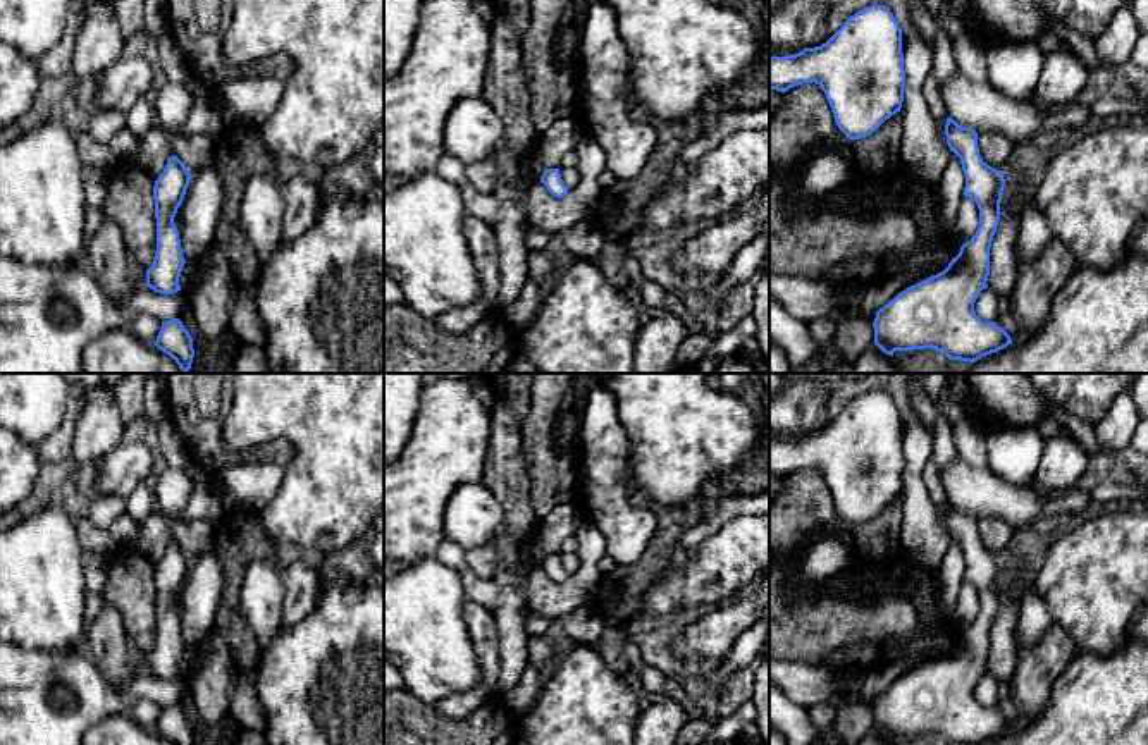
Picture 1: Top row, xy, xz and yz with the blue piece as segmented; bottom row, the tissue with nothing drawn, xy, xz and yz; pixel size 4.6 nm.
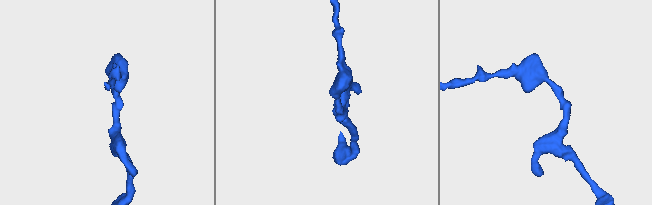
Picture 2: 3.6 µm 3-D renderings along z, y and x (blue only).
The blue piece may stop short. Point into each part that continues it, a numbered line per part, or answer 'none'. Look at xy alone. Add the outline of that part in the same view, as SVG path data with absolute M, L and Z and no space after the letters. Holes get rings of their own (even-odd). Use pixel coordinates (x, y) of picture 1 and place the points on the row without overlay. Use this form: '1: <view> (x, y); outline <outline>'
none

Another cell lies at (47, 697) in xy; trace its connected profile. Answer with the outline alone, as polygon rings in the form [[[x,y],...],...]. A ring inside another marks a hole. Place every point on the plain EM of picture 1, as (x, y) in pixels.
[[[0,638],[0,745],[83,745],[84,733],[91,726],[114,714],[129,714],[139,699],[151,699],[160,707],[167,707],[191,693],[189,678],[160,680],[148,671],[133,673],[129,685],[117,688],[84,650],[29,650]]]

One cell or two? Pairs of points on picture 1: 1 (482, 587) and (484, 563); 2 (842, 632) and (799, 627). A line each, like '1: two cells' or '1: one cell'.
1: two cells
2: one cell

